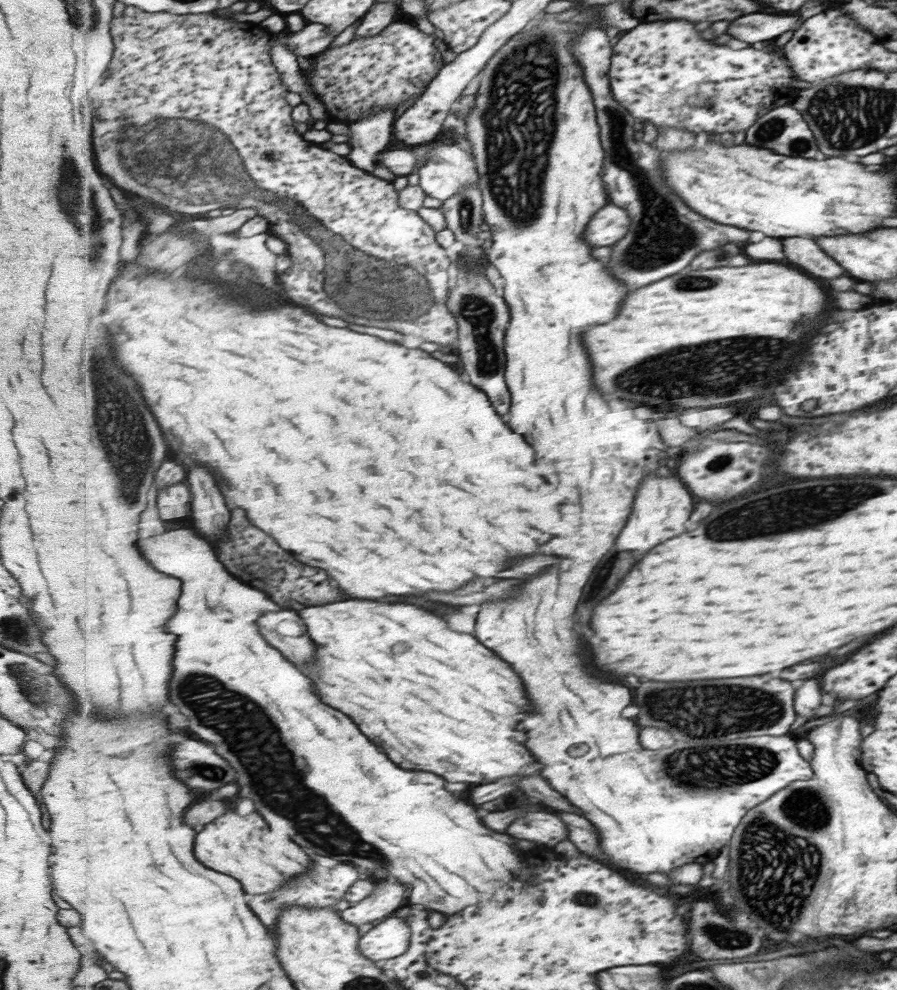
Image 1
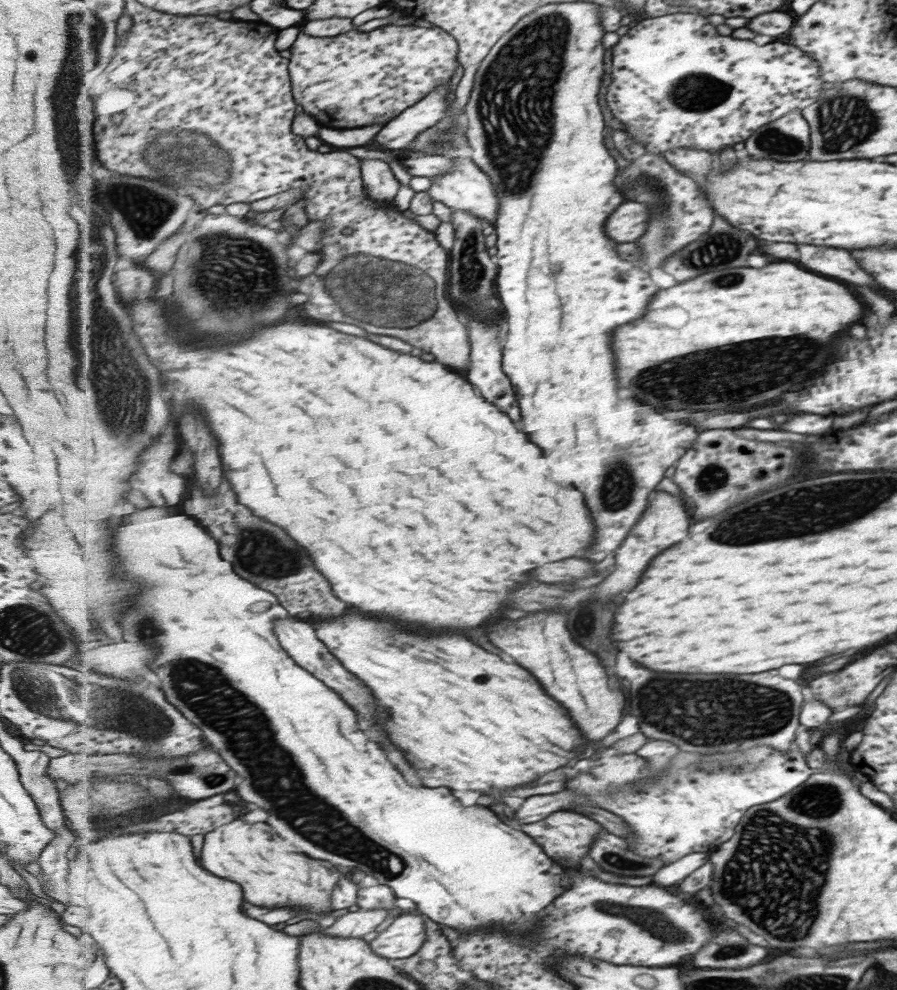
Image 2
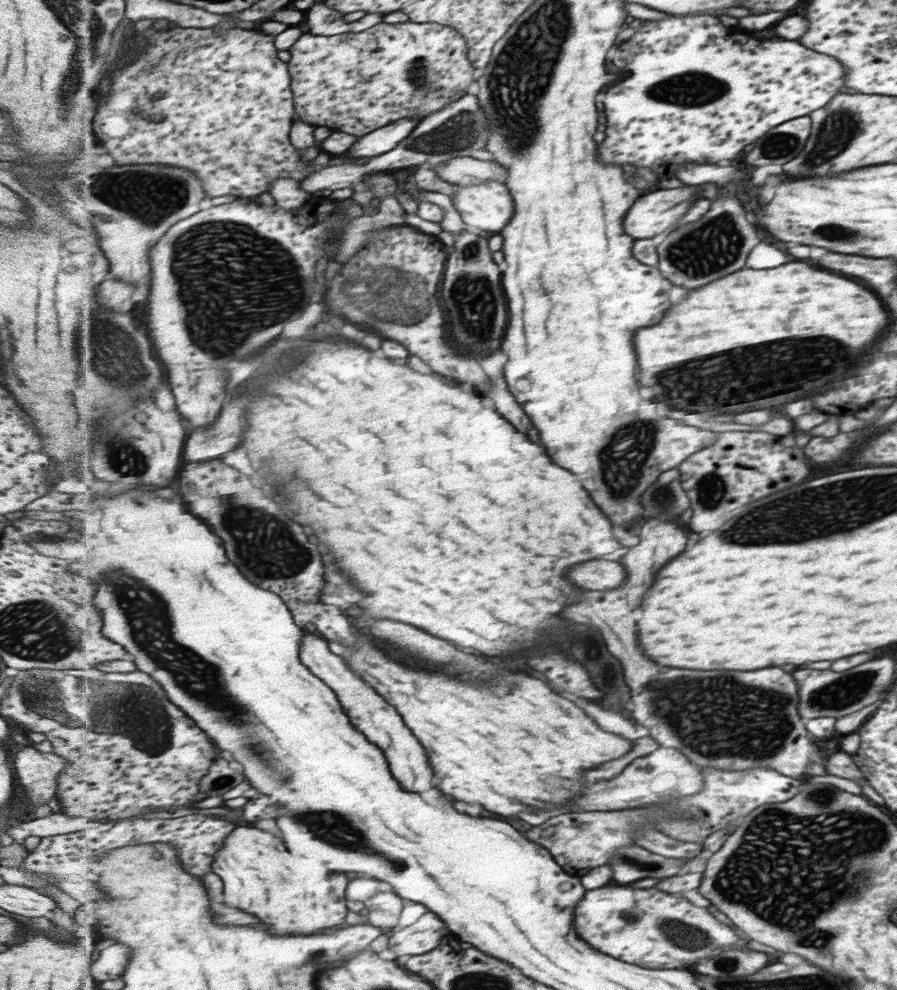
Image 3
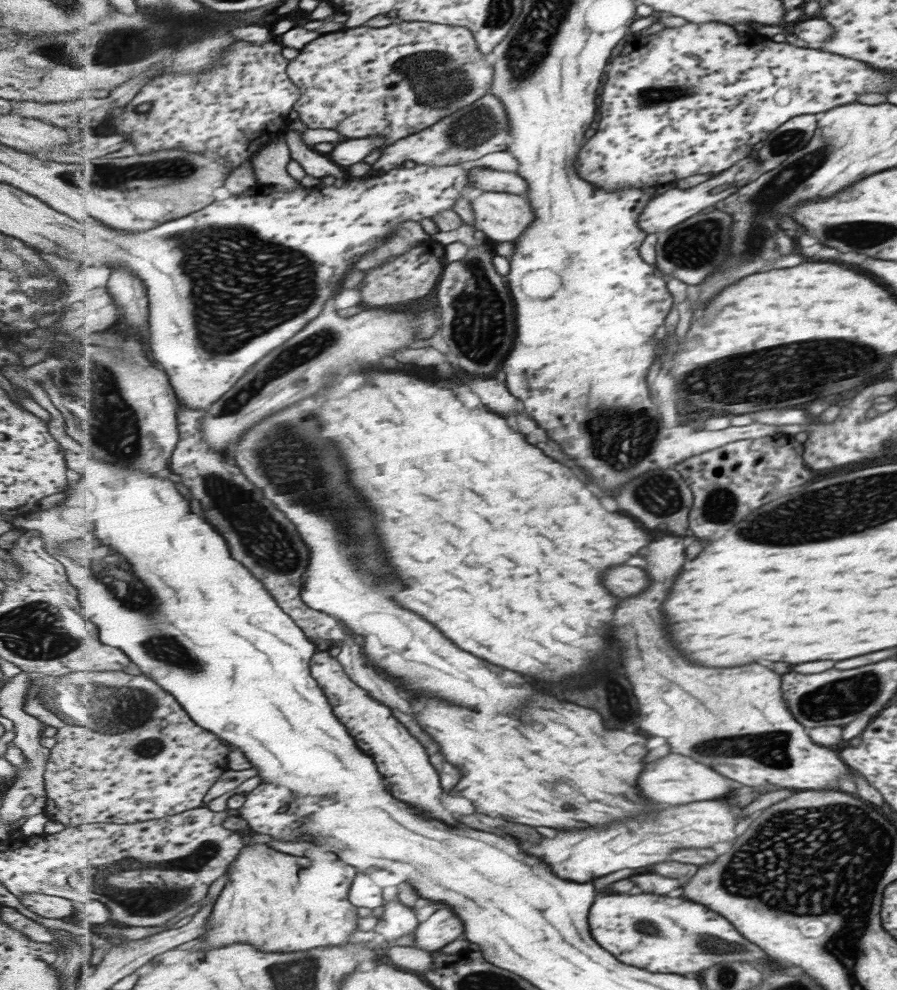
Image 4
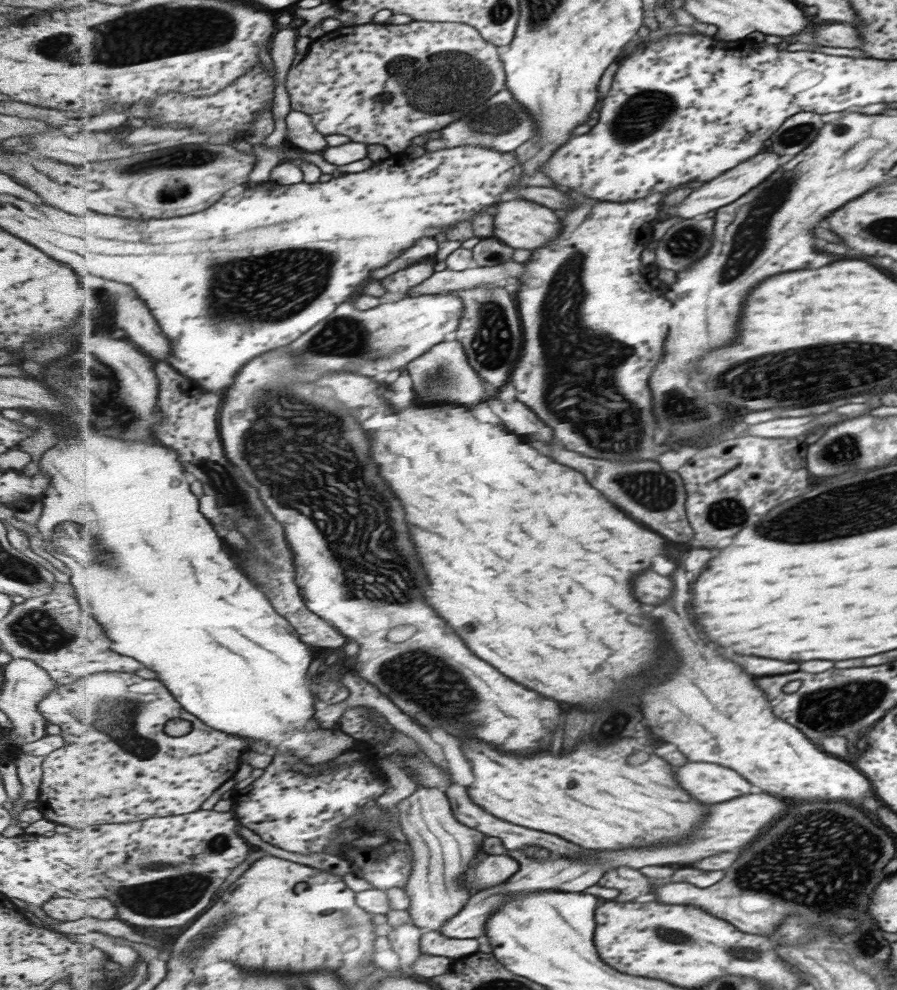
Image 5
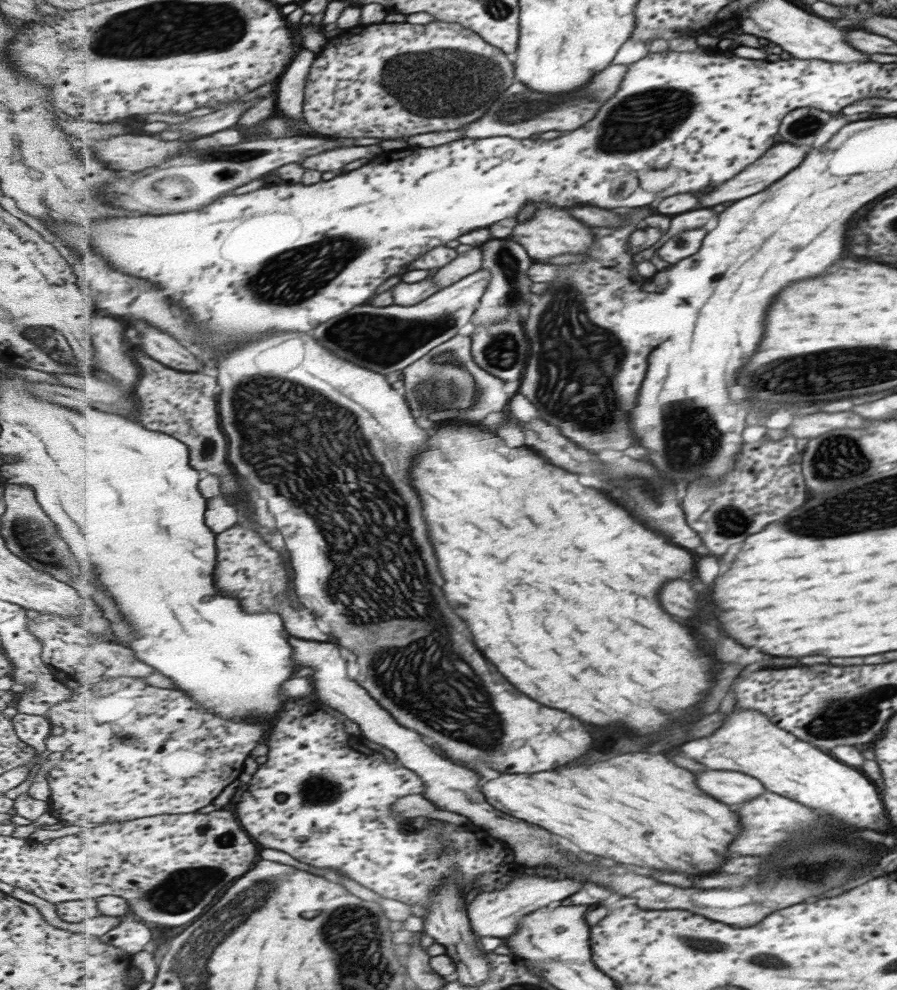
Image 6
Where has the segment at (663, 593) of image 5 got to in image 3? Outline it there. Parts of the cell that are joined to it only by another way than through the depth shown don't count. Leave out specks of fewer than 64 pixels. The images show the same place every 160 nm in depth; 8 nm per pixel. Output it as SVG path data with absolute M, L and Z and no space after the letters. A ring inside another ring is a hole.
M591 560L591 562L575 566L569 572L569 580L589 590L613 590L627 580L627 570L619 562Z

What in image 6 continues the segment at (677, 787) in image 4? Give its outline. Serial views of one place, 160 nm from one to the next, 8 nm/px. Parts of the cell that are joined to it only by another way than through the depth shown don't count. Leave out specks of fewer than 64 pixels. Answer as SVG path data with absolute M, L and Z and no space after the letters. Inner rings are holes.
M707 770L699 774L699 786L707 794L715 796L725 804L743 804L763 792L761 782L749 778L741 772L723 772L723 770Z

